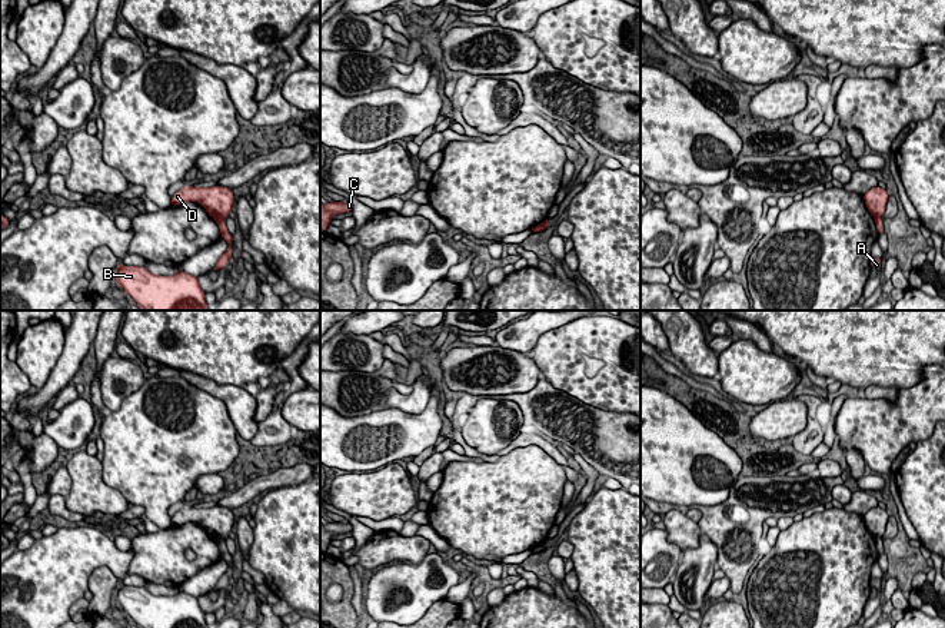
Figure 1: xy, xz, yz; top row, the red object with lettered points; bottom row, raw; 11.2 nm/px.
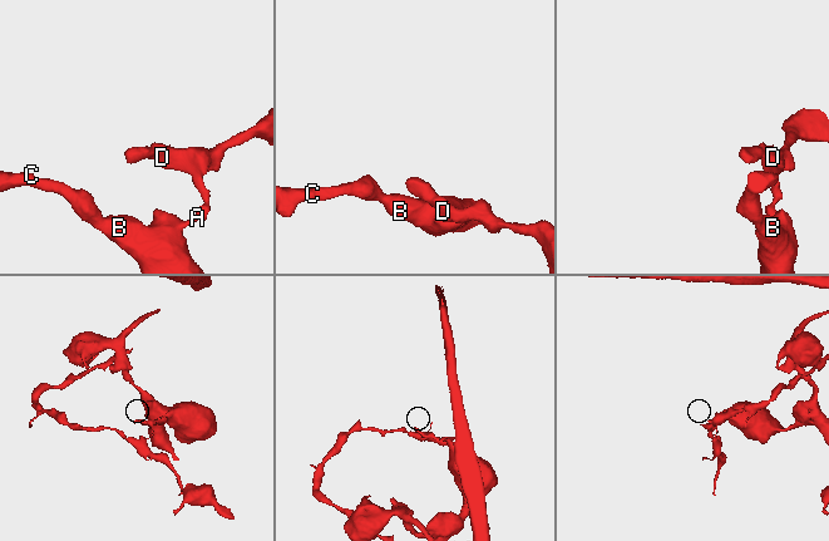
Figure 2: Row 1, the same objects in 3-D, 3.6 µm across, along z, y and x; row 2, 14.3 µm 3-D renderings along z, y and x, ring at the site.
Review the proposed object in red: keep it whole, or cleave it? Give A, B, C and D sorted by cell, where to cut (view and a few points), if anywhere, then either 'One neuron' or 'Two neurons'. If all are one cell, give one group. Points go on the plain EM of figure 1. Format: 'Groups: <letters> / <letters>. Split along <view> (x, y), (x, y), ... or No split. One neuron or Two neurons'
Groups: A B C / D. Split along xy (215, 537), (223, 540). Two neurons

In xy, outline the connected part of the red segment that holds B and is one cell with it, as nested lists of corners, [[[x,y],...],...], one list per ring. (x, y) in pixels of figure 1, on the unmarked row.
[[[119,585],[114,601],[140,628],[207,628],[199,597],[180,589],[172,597],[159,597],[144,587]]]

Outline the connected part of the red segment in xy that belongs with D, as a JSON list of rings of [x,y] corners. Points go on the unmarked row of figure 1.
[[[186,505],[172,518],[172,526],[180,526],[187,522],[200,524],[212,538],[227,539],[236,521],[232,509],[224,506],[193,508]]]

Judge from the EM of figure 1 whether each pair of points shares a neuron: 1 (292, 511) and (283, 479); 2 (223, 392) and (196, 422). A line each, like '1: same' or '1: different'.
1: different
2: different

